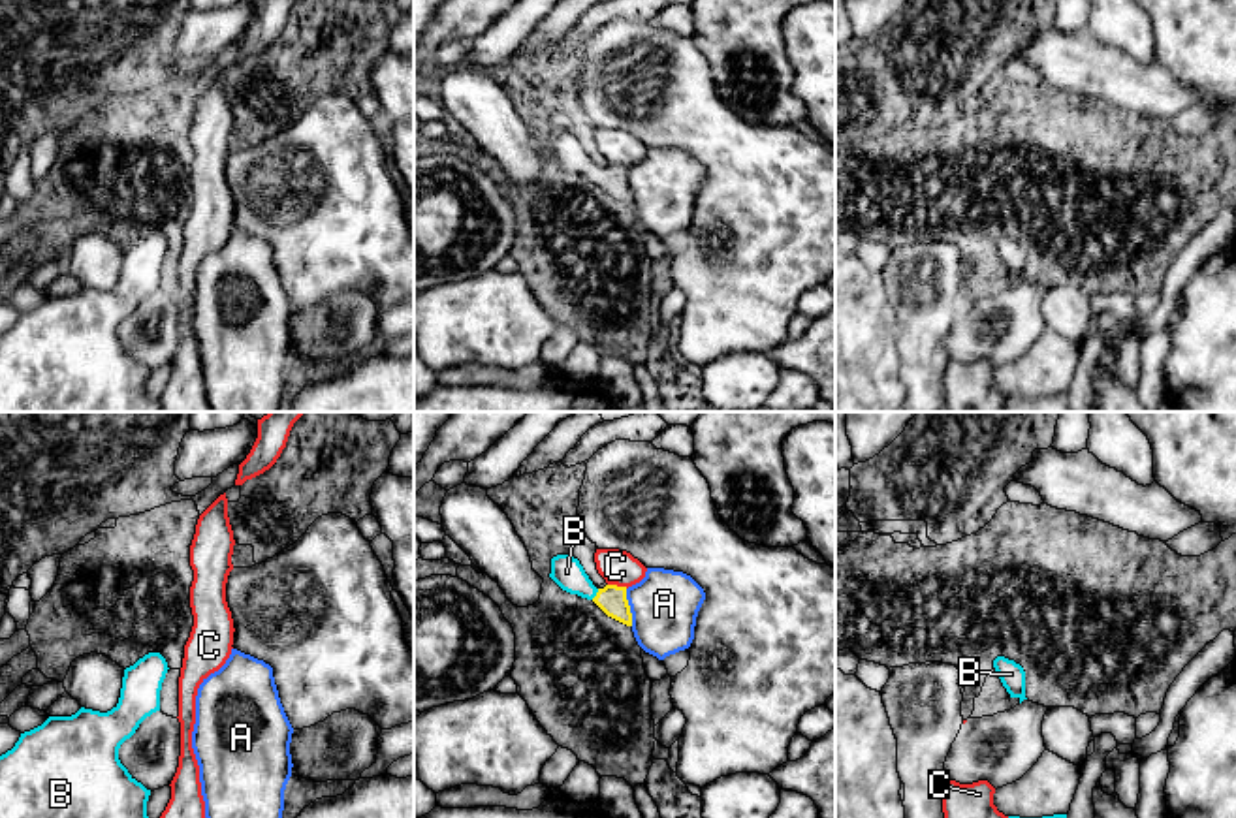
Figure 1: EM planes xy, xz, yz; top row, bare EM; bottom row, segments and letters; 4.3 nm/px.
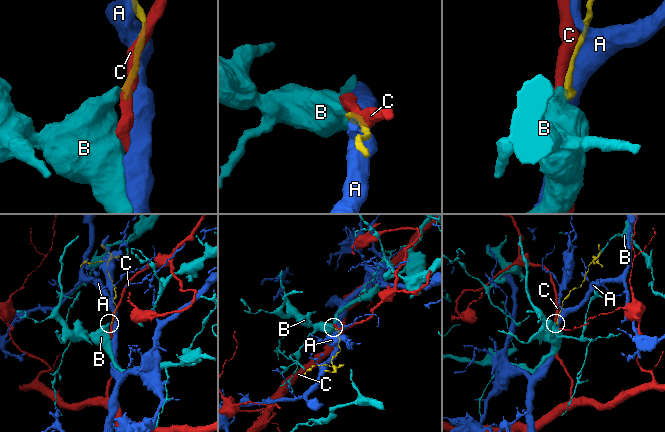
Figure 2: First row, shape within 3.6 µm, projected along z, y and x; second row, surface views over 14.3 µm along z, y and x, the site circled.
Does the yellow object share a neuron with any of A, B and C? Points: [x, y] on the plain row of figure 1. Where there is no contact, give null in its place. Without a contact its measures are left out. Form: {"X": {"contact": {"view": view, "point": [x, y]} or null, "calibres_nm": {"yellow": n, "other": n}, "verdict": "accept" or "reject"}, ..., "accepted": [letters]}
{"A": {"contact": {"view": "xz", "point": [629, 187]}, "calibres_nm": {"yellow": 120, "other": 300}, "verdict": "reject"}, "B": {"contact": {"view": "xz", "point": [597, 173]}, "calibres_nm": {"yellow": 120, "other": 140}, "verdict": "accept"}, "C": {"contact": {"view": "xz", "point": [616, 164]}, "calibres_nm": {"yellow": 120, "other": 150}, "verdict": "reject"}, "accepted": ["B"]}

